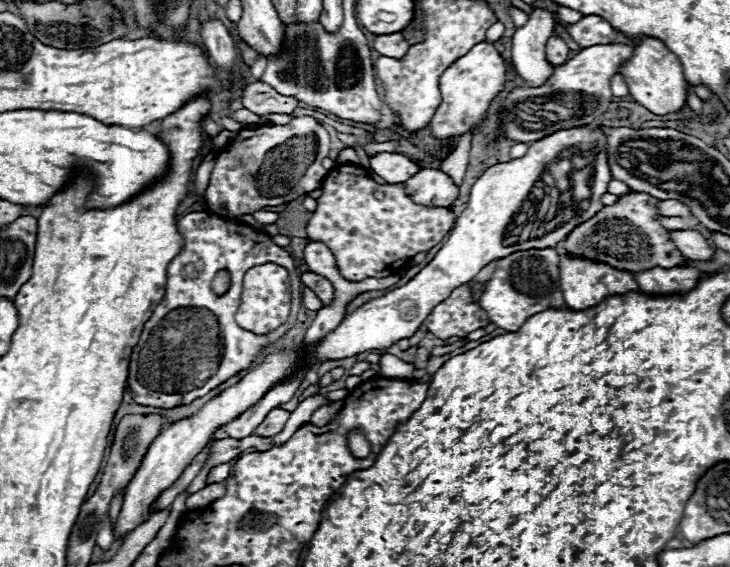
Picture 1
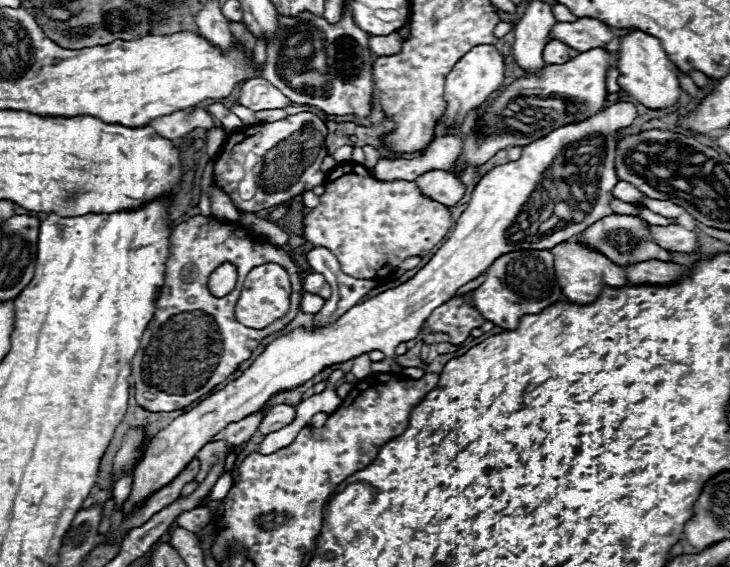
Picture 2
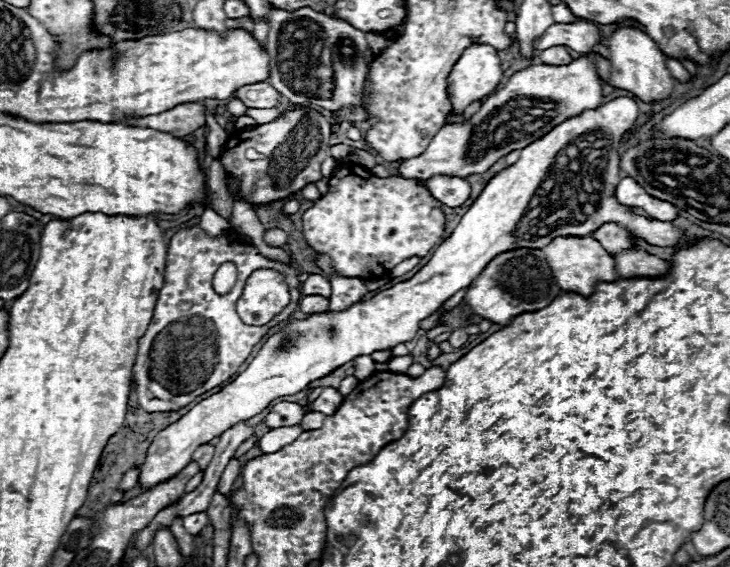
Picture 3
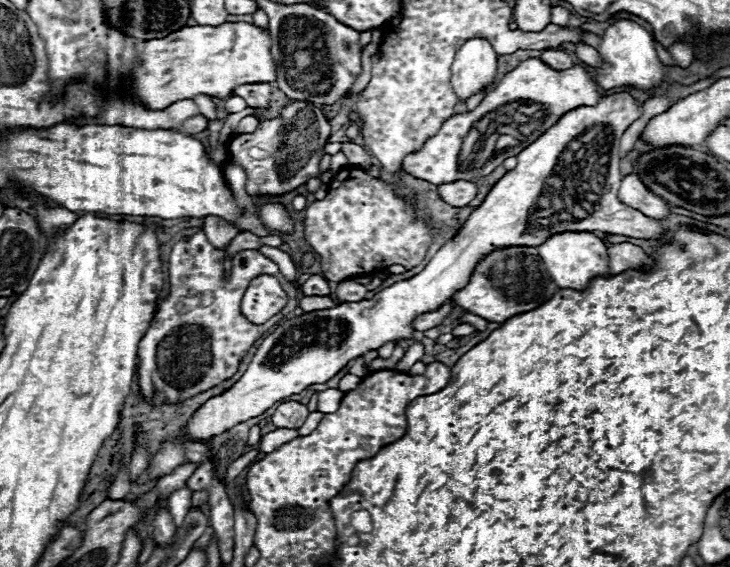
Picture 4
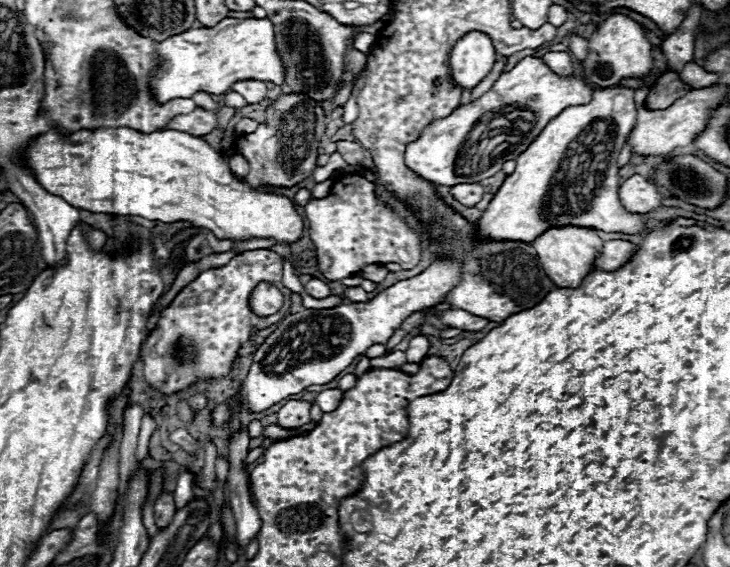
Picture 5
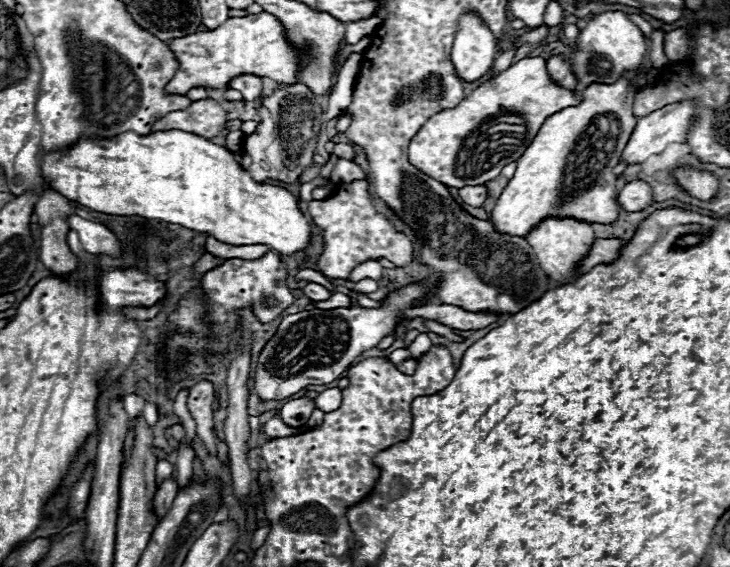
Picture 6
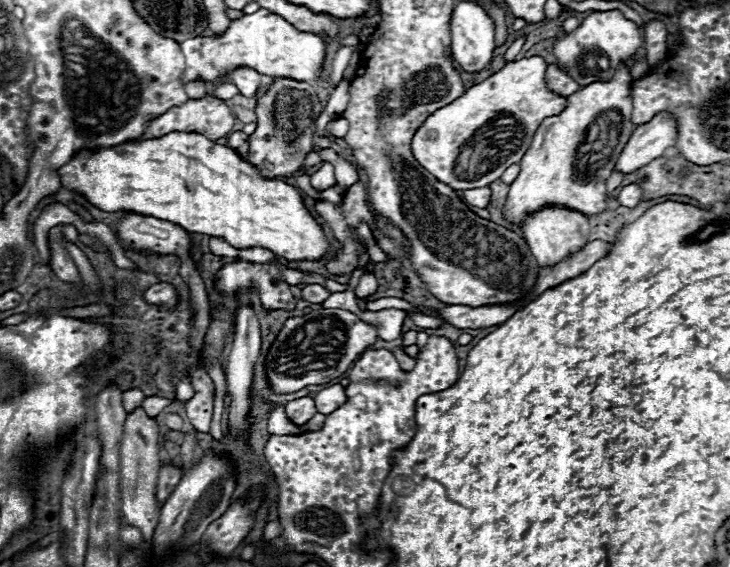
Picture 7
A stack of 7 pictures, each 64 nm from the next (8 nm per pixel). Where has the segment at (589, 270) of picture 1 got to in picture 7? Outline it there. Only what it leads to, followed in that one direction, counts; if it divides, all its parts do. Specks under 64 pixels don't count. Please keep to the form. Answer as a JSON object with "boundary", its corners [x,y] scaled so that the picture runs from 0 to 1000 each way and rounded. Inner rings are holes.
{"boundary":[[[745,363],[742,370],[723,381],[715,395],[715,416],[721,430],[726,430],[726,444],[740,462],[740,469],[753,469],[767,462],[770,455],[786,448],[800,430],[805,430],[808,395],[797,374],[781,370],[775,363]]]}

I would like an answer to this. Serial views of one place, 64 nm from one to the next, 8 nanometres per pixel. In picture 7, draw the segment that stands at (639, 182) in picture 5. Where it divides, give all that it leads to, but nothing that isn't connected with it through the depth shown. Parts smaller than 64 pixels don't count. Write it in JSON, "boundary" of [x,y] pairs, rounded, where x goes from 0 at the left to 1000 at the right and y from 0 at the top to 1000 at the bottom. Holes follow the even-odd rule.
{"boundary":[[[860,325],[860,328],[855,328],[855,332],[847,335],[844,353],[847,353],[849,363],[868,367],[868,363],[879,353],[879,335],[877,335],[877,328],[871,328],[871,325]]]}

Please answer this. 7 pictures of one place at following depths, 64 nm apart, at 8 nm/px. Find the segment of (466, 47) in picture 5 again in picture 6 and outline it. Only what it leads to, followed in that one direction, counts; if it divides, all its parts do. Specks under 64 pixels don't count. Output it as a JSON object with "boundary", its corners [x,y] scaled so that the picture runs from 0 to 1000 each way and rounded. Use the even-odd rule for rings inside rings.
{"boundary":[[[649,21],[633,25],[619,81],[619,113],[625,131],[638,145],[649,145],[668,127],[677,99],[679,67],[663,35]]]}

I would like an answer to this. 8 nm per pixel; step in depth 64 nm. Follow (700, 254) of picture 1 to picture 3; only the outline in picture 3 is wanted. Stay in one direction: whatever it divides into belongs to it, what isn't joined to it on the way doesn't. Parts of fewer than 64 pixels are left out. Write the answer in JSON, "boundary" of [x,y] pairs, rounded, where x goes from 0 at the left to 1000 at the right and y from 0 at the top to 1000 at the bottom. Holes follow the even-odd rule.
{"boundary":[[[849,169],[773,212],[740,247],[723,254],[704,293],[682,303],[666,325],[619,416],[597,437],[589,462],[573,483],[474,547],[433,550],[416,564],[392,571],[362,603],[342,646],[318,677],[277,705],[244,744],[216,762],[192,822],[192,854],[208,861],[236,843],[263,811],[268,787],[356,730],[375,702],[405,695],[425,674],[449,663],[490,628],[562,603],[575,582],[575,564],[597,550],[627,511],[644,504],[660,473],[688,444],[704,437],[745,437],[764,416],[805,416],[830,392],[847,392],[858,409],[896,434],[912,437],[932,430],[940,420],[934,406],[918,392],[874,381],[841,346],[849,317],[849,243],[874,201],[874,183],[860,169]]]}

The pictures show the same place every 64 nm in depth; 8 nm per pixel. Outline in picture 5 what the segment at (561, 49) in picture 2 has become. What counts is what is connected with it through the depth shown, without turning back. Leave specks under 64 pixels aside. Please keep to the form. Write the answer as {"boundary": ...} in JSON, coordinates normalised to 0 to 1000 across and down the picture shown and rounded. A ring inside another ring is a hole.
{"boundary":[[[751,92],[742,99],[748,116],[764,134],[784,134],[784,102],[775,92]]]}

